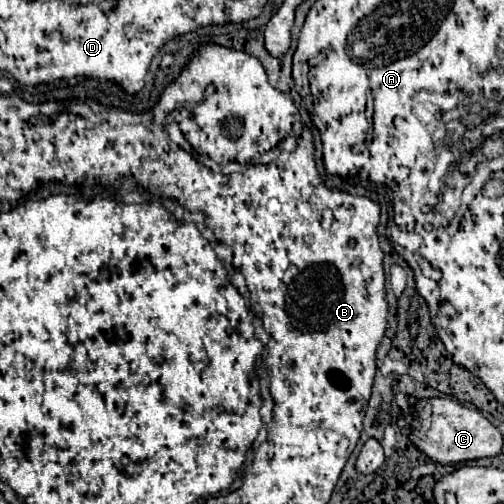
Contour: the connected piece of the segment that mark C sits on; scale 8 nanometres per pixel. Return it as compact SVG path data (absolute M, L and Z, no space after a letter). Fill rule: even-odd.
M432 397L430 399L430 425L426 431L410 431L410 441L428 455L432 461L450 465L460 461L474 461L482 457L494 457L502 449L502 435L500 431L478 411L464 407L454 399Z

